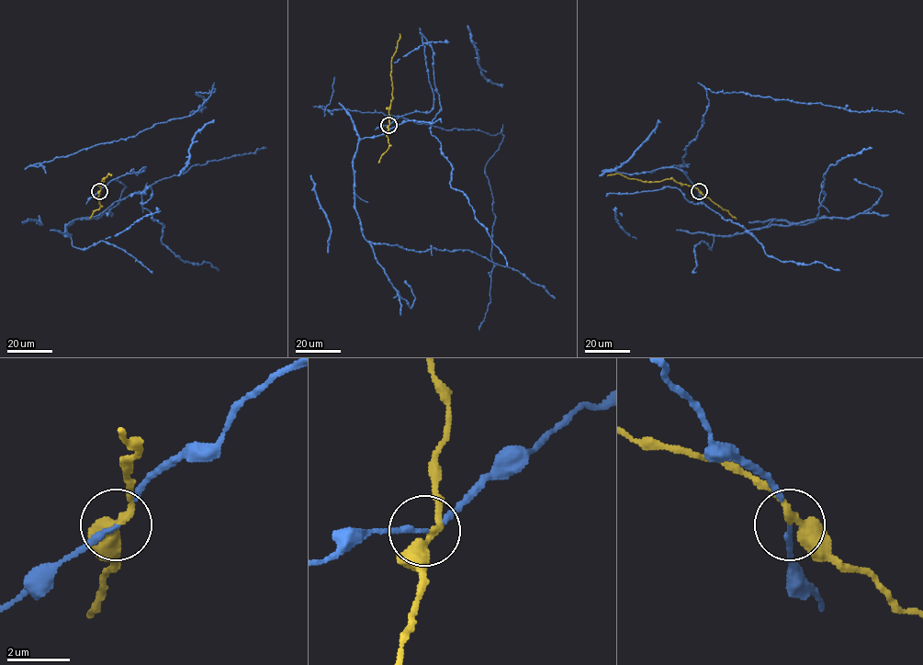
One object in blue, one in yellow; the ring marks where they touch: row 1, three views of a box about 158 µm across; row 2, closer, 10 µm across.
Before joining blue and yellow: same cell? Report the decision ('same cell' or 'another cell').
another cell

